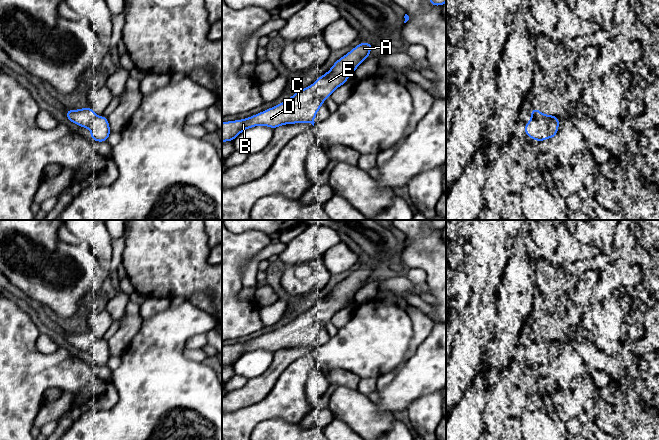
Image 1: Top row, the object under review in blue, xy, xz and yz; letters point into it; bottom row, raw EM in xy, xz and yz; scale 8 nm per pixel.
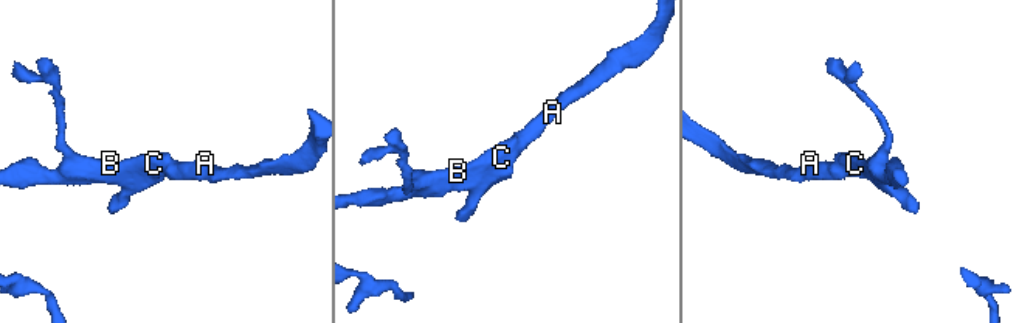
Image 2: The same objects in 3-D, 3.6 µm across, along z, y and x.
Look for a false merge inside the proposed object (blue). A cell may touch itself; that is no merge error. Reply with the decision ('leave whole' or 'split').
leave whole

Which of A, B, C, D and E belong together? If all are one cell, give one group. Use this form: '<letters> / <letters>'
A B C D E

